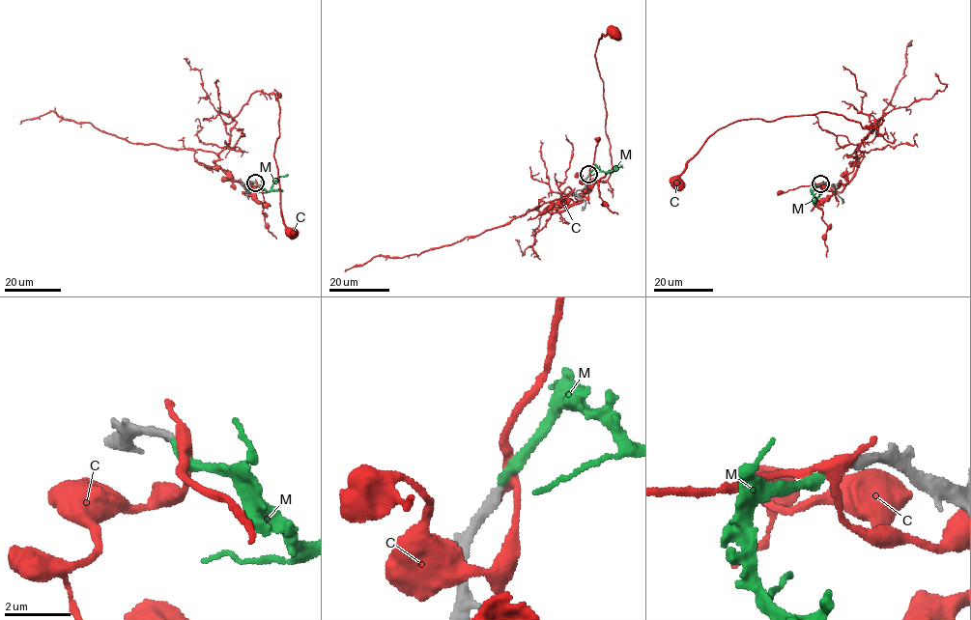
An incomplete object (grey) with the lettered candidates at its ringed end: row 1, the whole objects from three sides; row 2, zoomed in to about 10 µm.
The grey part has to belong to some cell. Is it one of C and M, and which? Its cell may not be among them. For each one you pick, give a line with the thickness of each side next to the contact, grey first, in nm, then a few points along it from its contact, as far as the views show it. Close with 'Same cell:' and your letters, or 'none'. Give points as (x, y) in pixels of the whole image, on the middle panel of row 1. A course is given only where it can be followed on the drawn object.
M: 260/220 nm | via (588, 174), (595, 167), (606, 174), (622, 167)
Same cell: M

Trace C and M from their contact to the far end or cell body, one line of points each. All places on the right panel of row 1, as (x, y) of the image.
C: (820, 183), (842, 191), (865, 126), (883, 120), (732, 122), (674, 182)
M: (820, 183), (813, 187), (813, 193), (819, 196), (822, 192)

